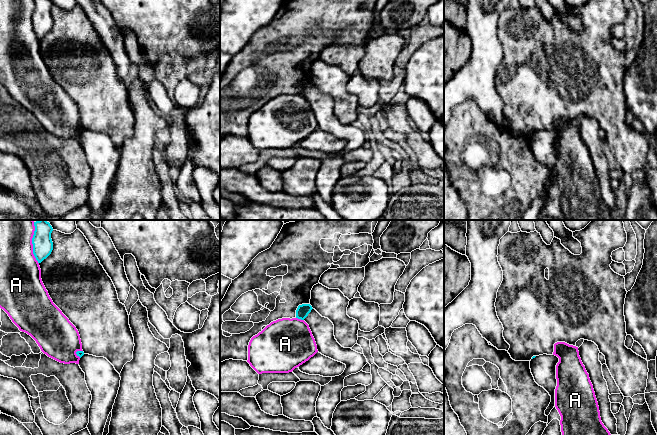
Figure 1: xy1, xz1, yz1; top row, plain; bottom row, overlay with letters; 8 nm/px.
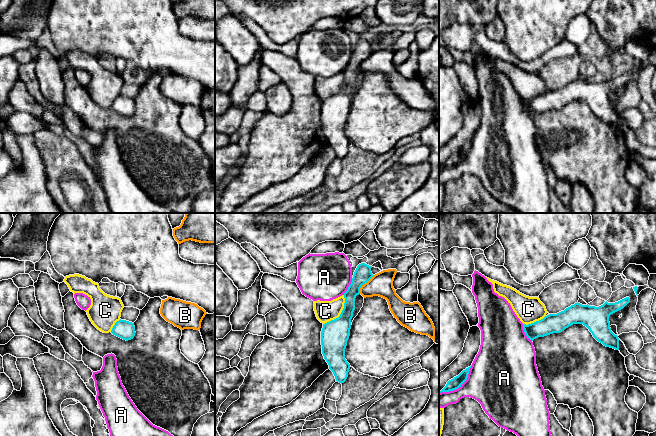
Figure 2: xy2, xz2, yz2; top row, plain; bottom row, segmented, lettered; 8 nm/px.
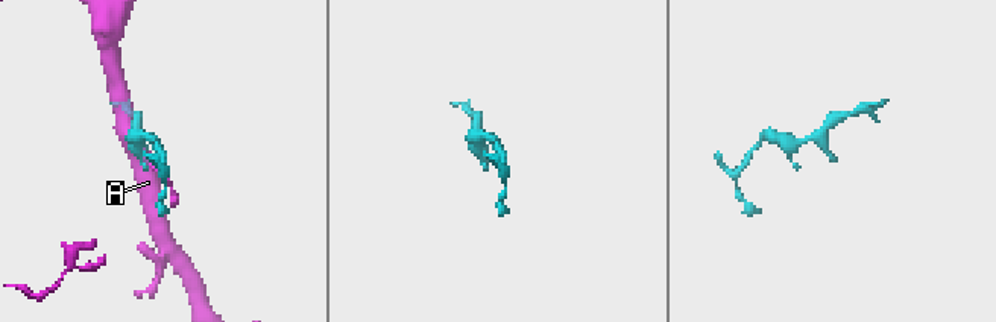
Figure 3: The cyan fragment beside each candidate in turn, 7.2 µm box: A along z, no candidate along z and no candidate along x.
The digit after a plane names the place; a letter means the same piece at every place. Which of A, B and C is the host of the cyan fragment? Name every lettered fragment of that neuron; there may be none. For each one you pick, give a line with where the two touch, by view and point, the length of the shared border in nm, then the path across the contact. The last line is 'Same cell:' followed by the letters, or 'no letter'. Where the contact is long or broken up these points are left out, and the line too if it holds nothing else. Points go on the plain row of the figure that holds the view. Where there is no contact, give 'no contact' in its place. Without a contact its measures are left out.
Same cell: no letter

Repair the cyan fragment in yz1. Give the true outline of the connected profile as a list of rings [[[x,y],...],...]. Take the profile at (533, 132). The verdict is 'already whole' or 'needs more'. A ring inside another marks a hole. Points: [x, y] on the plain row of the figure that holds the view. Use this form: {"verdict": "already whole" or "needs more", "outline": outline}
{"verdict": "needs more", "outline": [[[539,131],[533,132],[530,137],[531,149],[535,158],[543,163],[551,172],[551,178],[545,186],[545,191],[548,192],[555,182],[555,165],[557,162],[556,141],[559,134],[555,131]]]}

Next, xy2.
{"verdict": "already whole", "outline": [[[120,95],[113,102],[111,109],[123,116],[131,116],[136,109],[134,99]]]}

